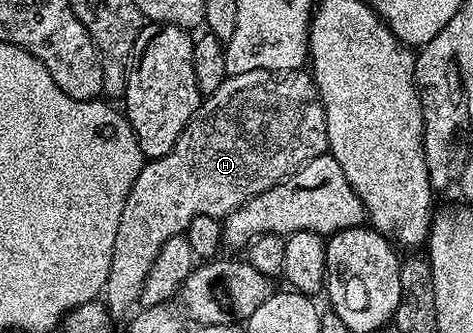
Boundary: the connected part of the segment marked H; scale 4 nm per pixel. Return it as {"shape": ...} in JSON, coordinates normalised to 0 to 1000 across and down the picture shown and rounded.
{"shape":[[[531,207],[522,219],[478,231],[471,255],[463,255],[463,267],[455,267],[455,279],[427,294],[425,318],[416,324],[414,339],[404,351],[404,363],[387,387],[387,399],[378,411],[374,432],[362,447],[362,459],[353,459],[334,477],[317,477],[298,505],[294,532],[285,532],[285,556],[277,556],[277,580],[268,580],[268,604],[260,604],[260,652],[252,652],[252,700],[243,700],[243,748],[235,760],[235,820],[226,820],[226,844],[218,877],[218,907],[228,922],[233,946],[254,952],[279,910],[288,913],[296,901],[302,844],[319,808],[319,784],[328,784],[328,772],[336,772],[336,748],[345,748],[345,736],[353,724],[362,724],[362,712],[389,706],[395,676],[404,676],[404,664],[412,652],[436,646],[438,652],[467,658],[484,646],[505,616],[514,616],[529,598],[531,589],[556,580],[564,568],[579,562],[581,553],[594,550],[611,526],[622,526],[641,495],[658,486],[668,465],[689,462],[693,447],[687,330],[679,312],[670,258],[662,249],[662,228],[651,210],[564,213],[560,207]]]}

